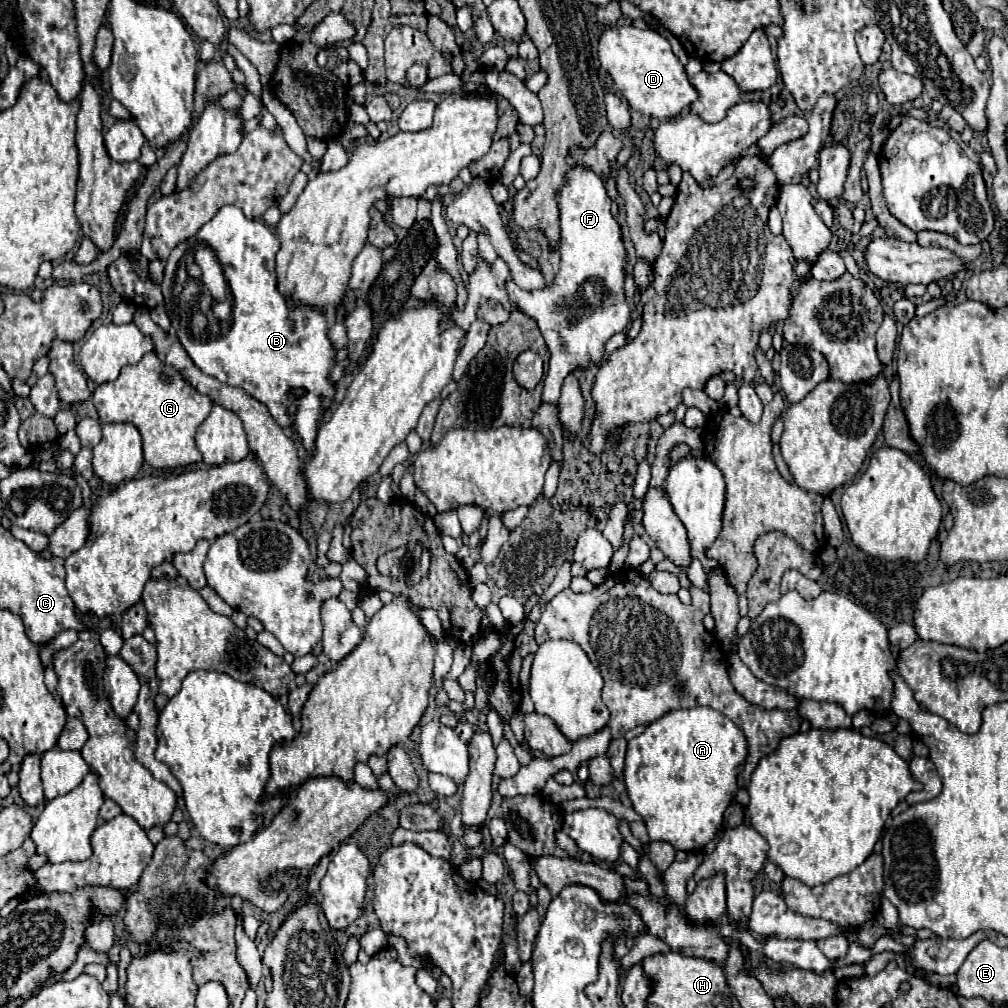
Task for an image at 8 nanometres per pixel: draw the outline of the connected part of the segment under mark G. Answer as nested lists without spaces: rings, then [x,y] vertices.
[[[144,354],[144,358],[136,366],[124,366],[120,376],[114,382],[104,382],[94,390],[94,406],[98,410],[100,422],[130,422],[134,424],[144,440],[144,460],[152,468],[174,468],[174,466],[190,466],[202,462],[202,454],[194,444],[196,428],[206,420],[212,410],[212,400],[206,394],[200,394],[180,370],[164,364],[156,354]]]

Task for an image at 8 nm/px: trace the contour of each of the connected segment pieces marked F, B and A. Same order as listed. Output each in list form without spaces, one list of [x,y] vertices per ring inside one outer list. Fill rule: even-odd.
[[[576,166],[568,174],[566,186],[558,192],[560,206],[560,270],[554,282],[542,290],[522,290],[514,282],[506,284],[518,308],[536,320],[550,352],[550,366],[544,378],[544,402],[556,404],[564,378],[578,368],[592,368],[606,360],[606,342],[622,332],[630,322],[630,306],[624,298],[626,250],[622,232],[610,214],[610,198],[598,174]]]
[[[222,206],[218,214],[200,228],[198,236],[178,244],[166,260],[162,280],[164,308],[184,350],[204,374],[214,376],[222,384],[242,388],[248,396],[262,402],[272,418],[282,428],[290,426],[304,448],[312,452],[318,424],[336,396],[336,388],[330,380],[336,366],[336,348],[328,338],[328,322],[322,310],[304,304],[292,306],[288,298],[280,294],[275,260],[278,250],[280,240],[268,226],[246,220],[236,206]],[[204,240],[216,252],[234,298],[232,328],[222,336],[218,322],[214,322],[216,328],[208,324],[212,298],[200,278],[200,268],[194,260],[186,262],[192,252],[192,242]],[[288,406],[296,406],[292,416]]]
[[[696,706],[688,710],[672,710],[648,724],[646,732],[628,742],[624,782],[634,810],[644,818],[650,842],[668,842],[674,850],[700,852],[722,830],[724,810],[732,804],[738,784],[736,778],[748,756],[748,742],[740,728],[724,714]]]

